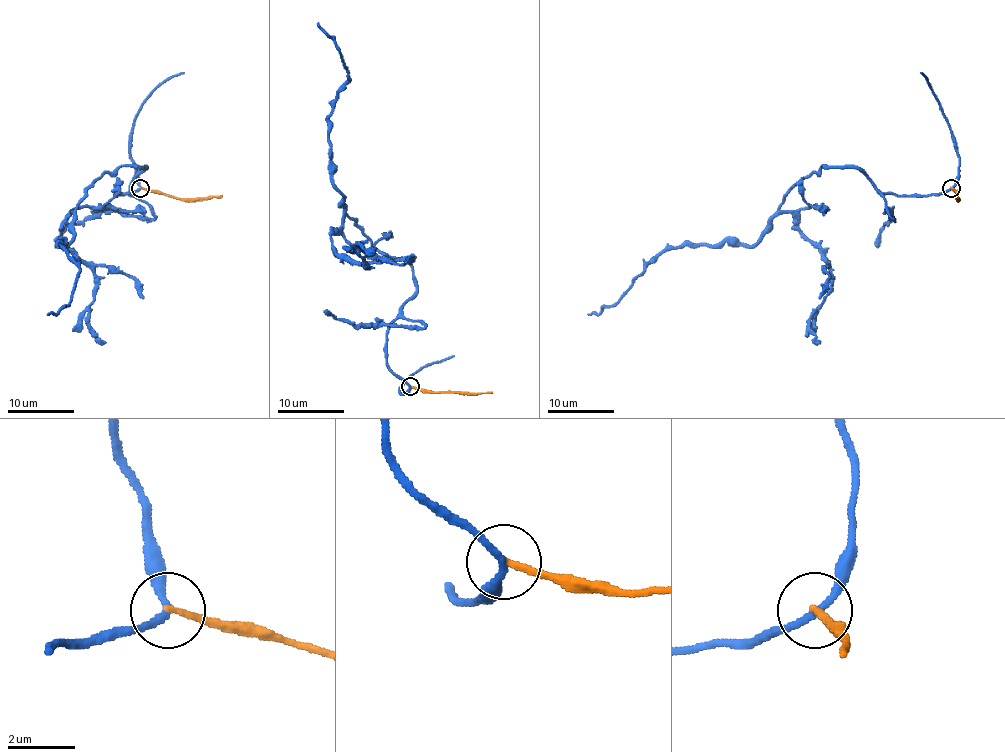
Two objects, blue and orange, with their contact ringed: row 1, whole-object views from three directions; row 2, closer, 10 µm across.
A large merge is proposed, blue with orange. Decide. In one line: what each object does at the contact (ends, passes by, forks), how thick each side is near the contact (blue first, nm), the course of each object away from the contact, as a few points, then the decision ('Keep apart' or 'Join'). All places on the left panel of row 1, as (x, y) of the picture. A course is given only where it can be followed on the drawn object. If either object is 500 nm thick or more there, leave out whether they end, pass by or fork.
At the ring blue passes by. At the ring orange ends. Thickness 200 nm (blue) against 180 nm. Course of blue: (140, 187), (116, 196), (146, 167), (121, 165), (86, 191), (58, 246), (79, 266), (71, 301), (48, 314). Course of orange: (140, 187), (180, 199), (221, 196). Keep apart

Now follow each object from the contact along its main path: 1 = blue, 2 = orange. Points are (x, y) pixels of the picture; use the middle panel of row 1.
1: (410, 386), (388, 366), (386, 331), (416, 290), (413, 269), (343, 207), (328, 115), (349, 81), (318, 23)
2: (410, 386), (435, 392), (491, 392)

